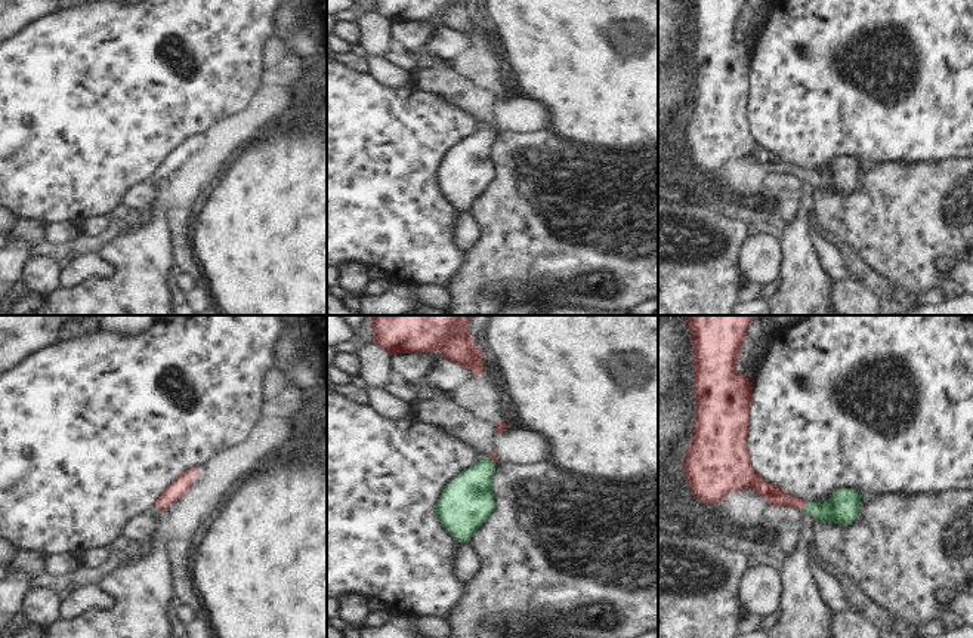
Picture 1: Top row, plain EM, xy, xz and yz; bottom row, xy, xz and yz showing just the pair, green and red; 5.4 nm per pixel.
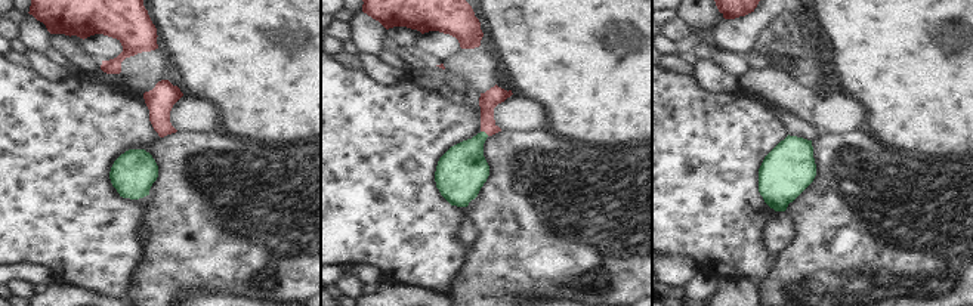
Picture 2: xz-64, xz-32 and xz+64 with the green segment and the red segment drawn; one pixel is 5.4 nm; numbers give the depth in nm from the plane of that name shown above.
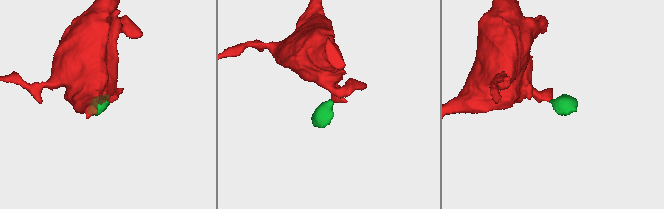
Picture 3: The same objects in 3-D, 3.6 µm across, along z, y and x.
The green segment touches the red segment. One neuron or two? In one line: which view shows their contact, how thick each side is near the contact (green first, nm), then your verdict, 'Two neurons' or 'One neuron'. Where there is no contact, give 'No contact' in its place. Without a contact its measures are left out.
Touches green in yz. Thickness 170 nm (green) against 110 nm. One neuron

